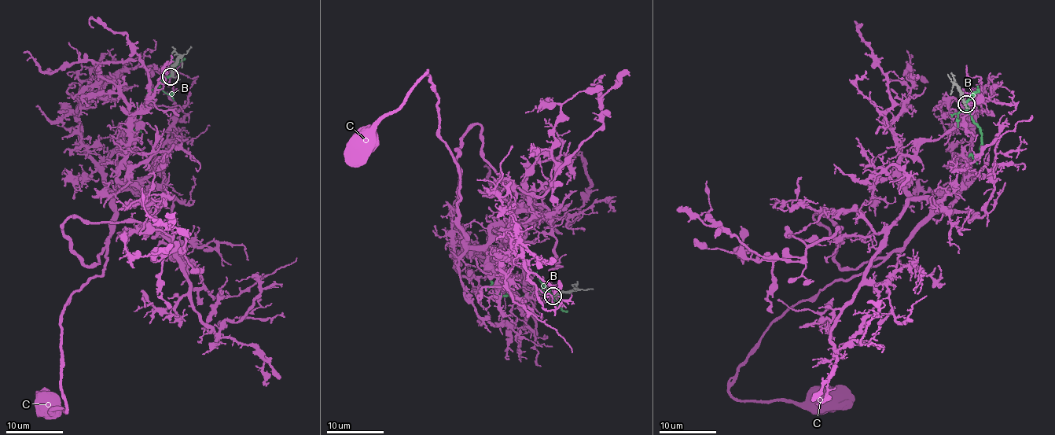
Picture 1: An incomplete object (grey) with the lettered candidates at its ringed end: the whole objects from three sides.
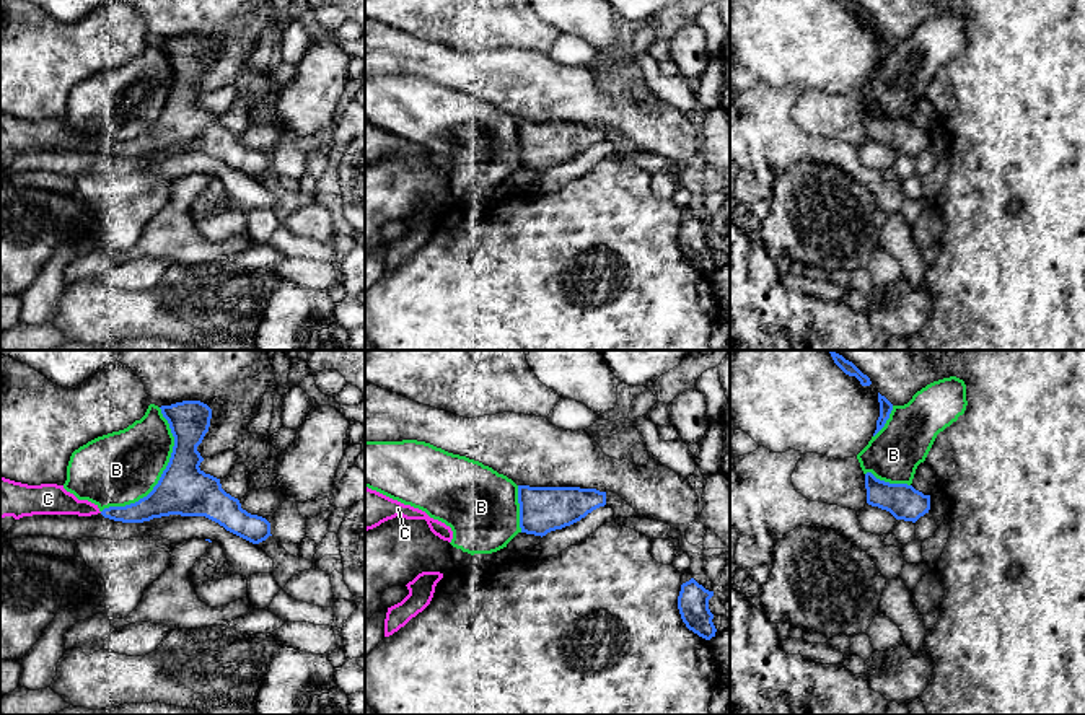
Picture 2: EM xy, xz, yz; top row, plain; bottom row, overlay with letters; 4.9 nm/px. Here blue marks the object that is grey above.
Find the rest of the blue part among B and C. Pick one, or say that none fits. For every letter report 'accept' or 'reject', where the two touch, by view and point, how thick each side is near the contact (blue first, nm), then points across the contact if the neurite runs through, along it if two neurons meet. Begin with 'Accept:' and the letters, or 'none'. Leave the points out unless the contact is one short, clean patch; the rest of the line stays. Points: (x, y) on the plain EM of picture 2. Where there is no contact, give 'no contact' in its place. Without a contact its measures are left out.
Accept: C
B: reject; meets blue in xy at (162, 109); 260 nm thick on the blue side, 360 nm on the other
C: accept; no contact

